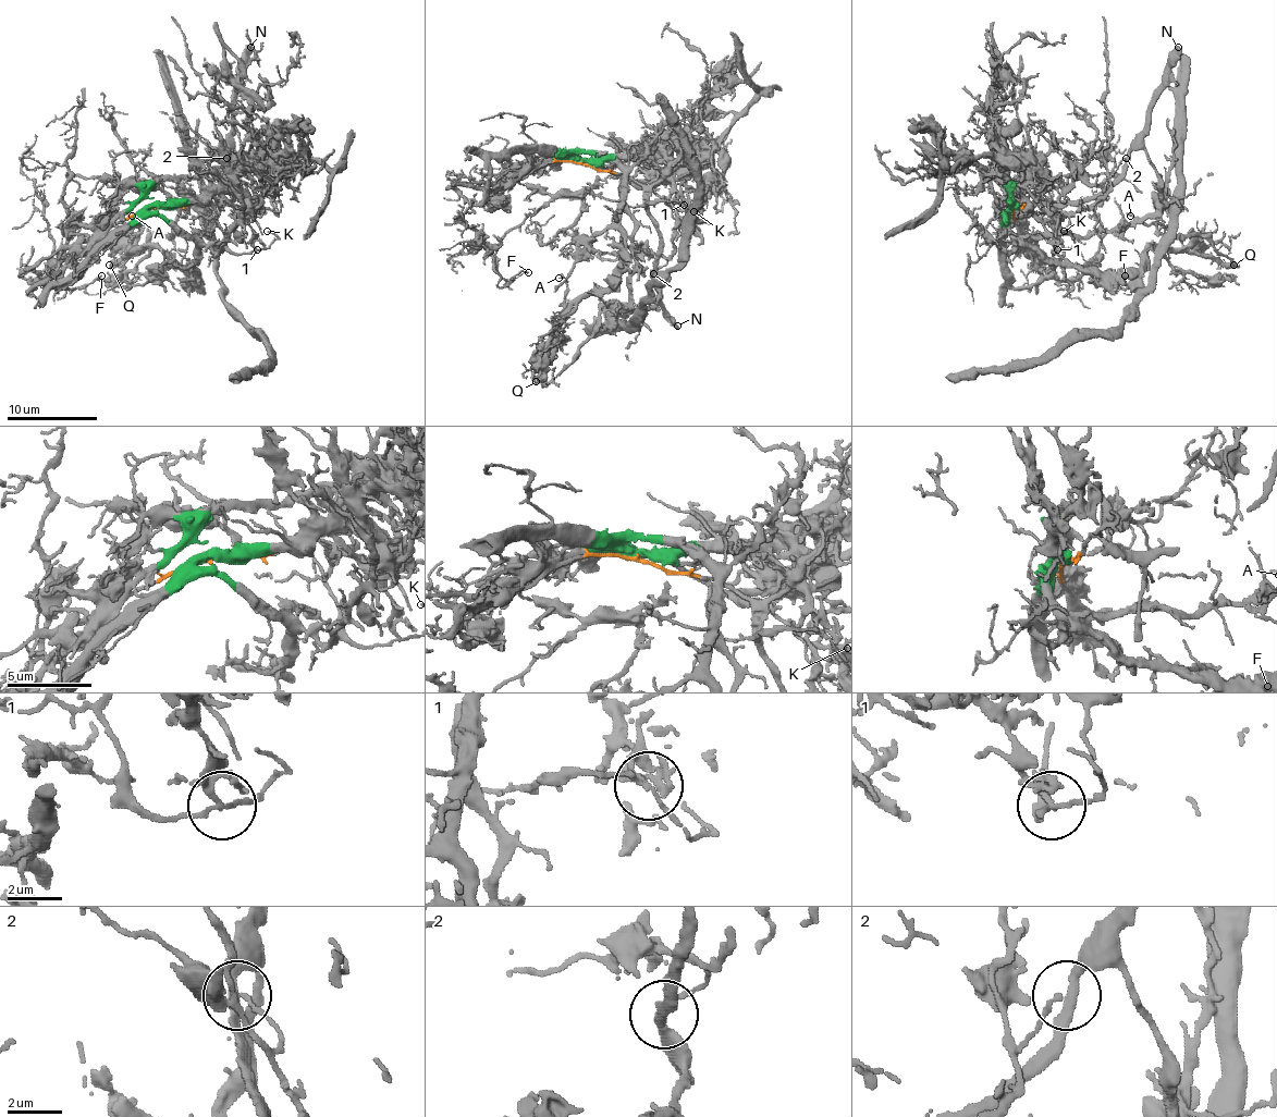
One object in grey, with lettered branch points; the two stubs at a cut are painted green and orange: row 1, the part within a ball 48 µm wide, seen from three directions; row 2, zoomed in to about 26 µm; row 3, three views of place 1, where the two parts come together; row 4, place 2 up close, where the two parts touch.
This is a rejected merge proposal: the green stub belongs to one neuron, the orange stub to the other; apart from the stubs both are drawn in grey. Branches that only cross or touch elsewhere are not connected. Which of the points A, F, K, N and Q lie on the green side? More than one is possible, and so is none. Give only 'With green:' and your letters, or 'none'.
With green: A, F, Q

